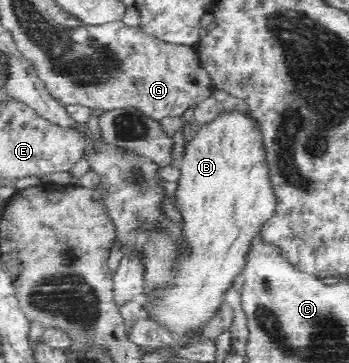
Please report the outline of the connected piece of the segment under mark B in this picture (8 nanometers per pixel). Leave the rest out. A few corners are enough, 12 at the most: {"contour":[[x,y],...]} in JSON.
{"contour":[[223,109],[185,146],[190,251],[153,321],[223,305],[278,205],[263,130]]}

